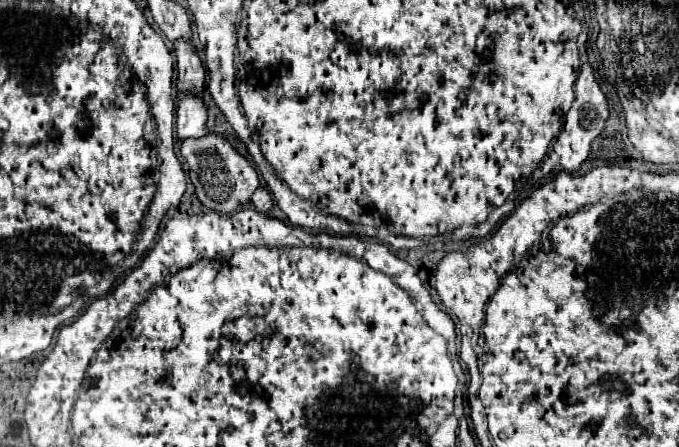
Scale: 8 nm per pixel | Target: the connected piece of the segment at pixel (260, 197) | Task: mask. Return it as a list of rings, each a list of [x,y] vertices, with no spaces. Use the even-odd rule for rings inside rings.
[[[258,188],[252,196],[252,204],[258,212],[268,212],[272,208],[272,198],[268,196],[268,192],[264,188]]]

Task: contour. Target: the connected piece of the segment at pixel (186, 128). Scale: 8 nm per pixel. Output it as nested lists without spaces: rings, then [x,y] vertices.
[[[176,92],[178,110],[176,110],[176,126],[178,140],[198,138],[206,134],[206,106],[200,96],[190,96],[190,92]]]

